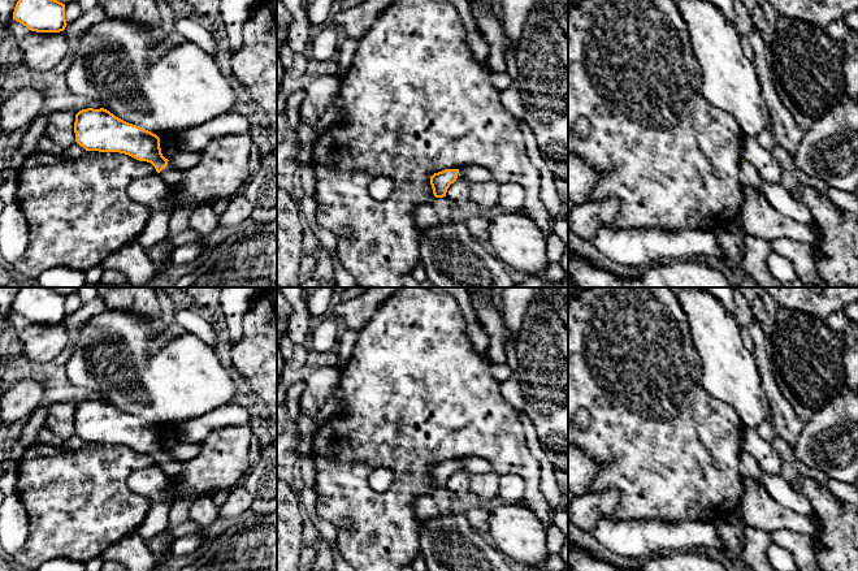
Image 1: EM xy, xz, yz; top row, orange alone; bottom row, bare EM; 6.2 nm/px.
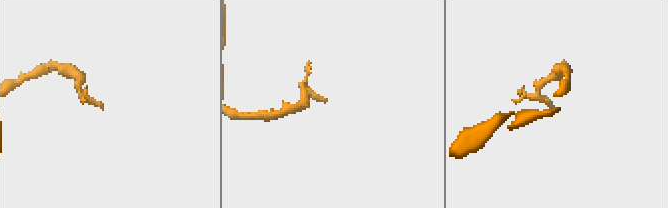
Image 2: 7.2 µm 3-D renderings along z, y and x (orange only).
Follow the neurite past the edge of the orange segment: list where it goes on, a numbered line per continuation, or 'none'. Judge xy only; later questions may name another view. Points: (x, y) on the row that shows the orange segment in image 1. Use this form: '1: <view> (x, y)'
1: xy (170, 174)

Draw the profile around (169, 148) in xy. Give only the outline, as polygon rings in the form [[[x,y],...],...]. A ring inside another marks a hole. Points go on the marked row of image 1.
[[[166,138],[166,142],[162,144],[162,156],[170,160],[178,152],[177,142],[174,138]]]

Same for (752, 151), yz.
[[[744,137],[741,147],[742,160],[751,163],[759,176],[768,182],[780,182],[781,169],[772,157],[771,151],[764,150],[757,138]]]

